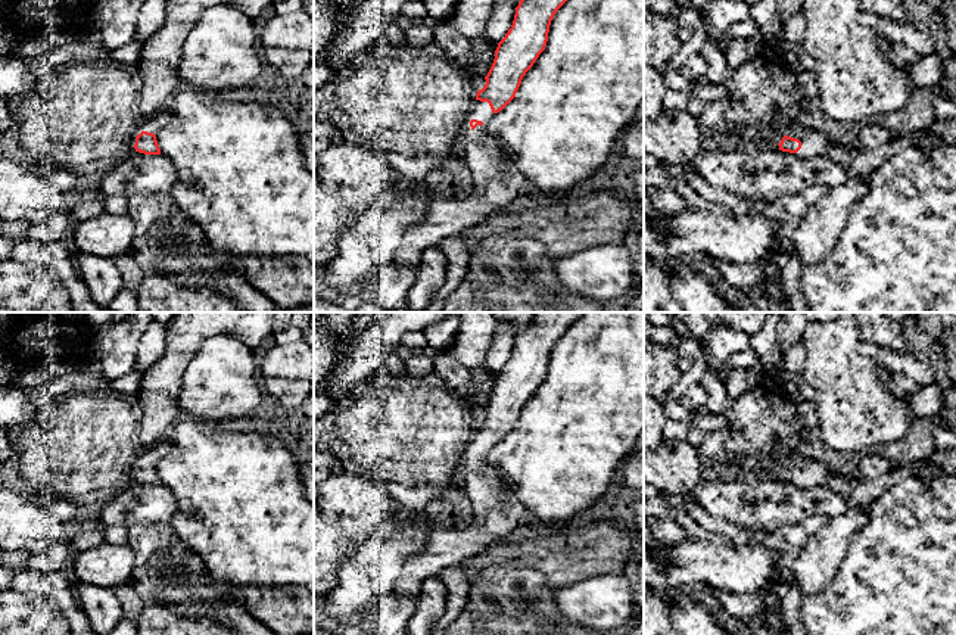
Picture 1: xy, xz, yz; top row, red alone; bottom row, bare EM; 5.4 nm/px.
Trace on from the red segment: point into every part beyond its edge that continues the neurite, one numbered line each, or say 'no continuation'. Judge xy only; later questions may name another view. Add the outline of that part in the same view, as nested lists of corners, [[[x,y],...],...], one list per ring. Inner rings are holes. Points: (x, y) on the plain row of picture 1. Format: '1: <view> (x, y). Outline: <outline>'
1: xy (153, 454). Outline: [[[171,438],[146,448],[146,451],[136,460],[133,474],[136,474],[136,467],[141,461],[153,463],[156,466],[169,452],[169,448],[171,448]]]

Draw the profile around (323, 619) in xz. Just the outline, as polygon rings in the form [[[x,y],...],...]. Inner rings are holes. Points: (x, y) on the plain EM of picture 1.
[[[314,597],[314,629],[342,634],[346,628],[370,628],[377,613],[374,604],[367,606],[362,611],[349,617],[336,617],[327,610],[326,597]]]

